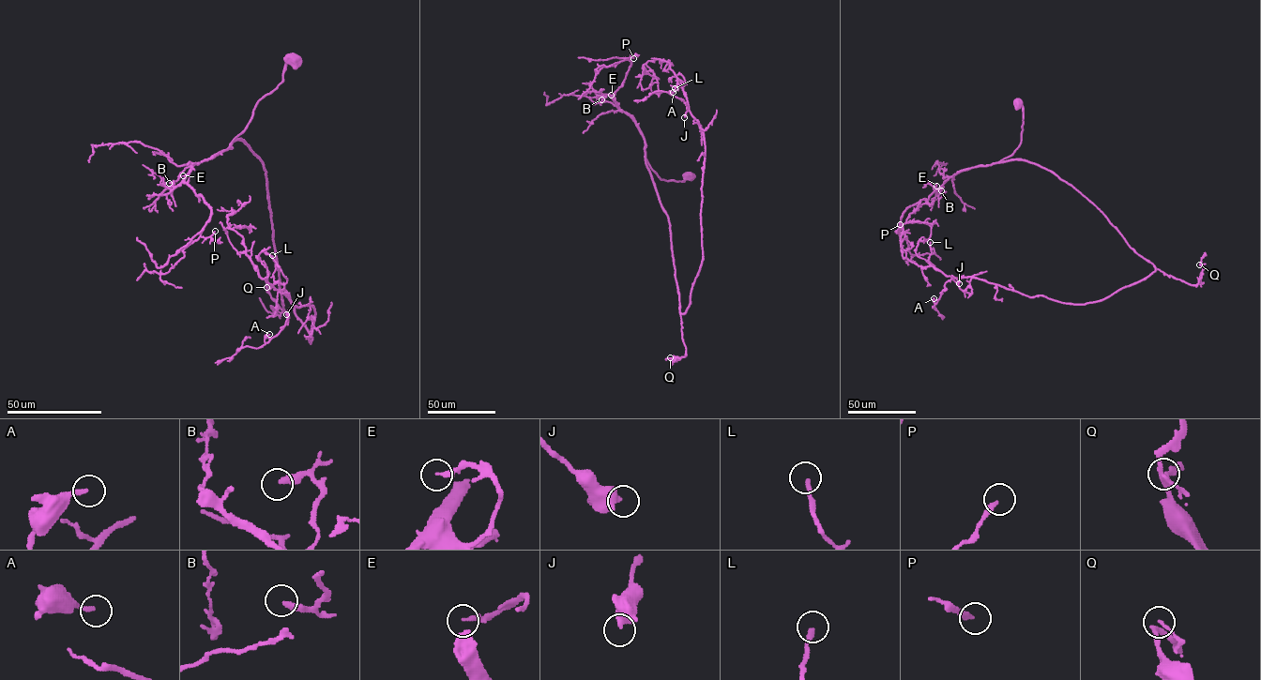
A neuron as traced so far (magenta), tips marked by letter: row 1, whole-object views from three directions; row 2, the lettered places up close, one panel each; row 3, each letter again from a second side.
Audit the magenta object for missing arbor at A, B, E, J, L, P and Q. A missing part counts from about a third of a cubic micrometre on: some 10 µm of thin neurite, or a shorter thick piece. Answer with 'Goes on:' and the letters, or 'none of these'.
Goes on: none of these

